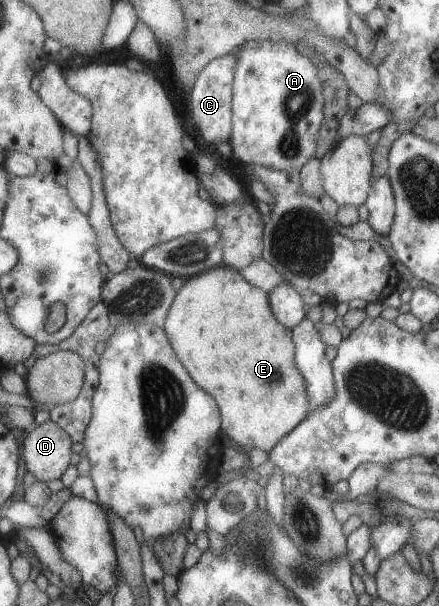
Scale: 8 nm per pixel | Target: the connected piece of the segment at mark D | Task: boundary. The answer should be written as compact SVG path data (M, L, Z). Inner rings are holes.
M48 419L24 434L20 453L26 470L37 482L47 483L51 479L59 479L67 469L71 445L73 443L67 433Z

